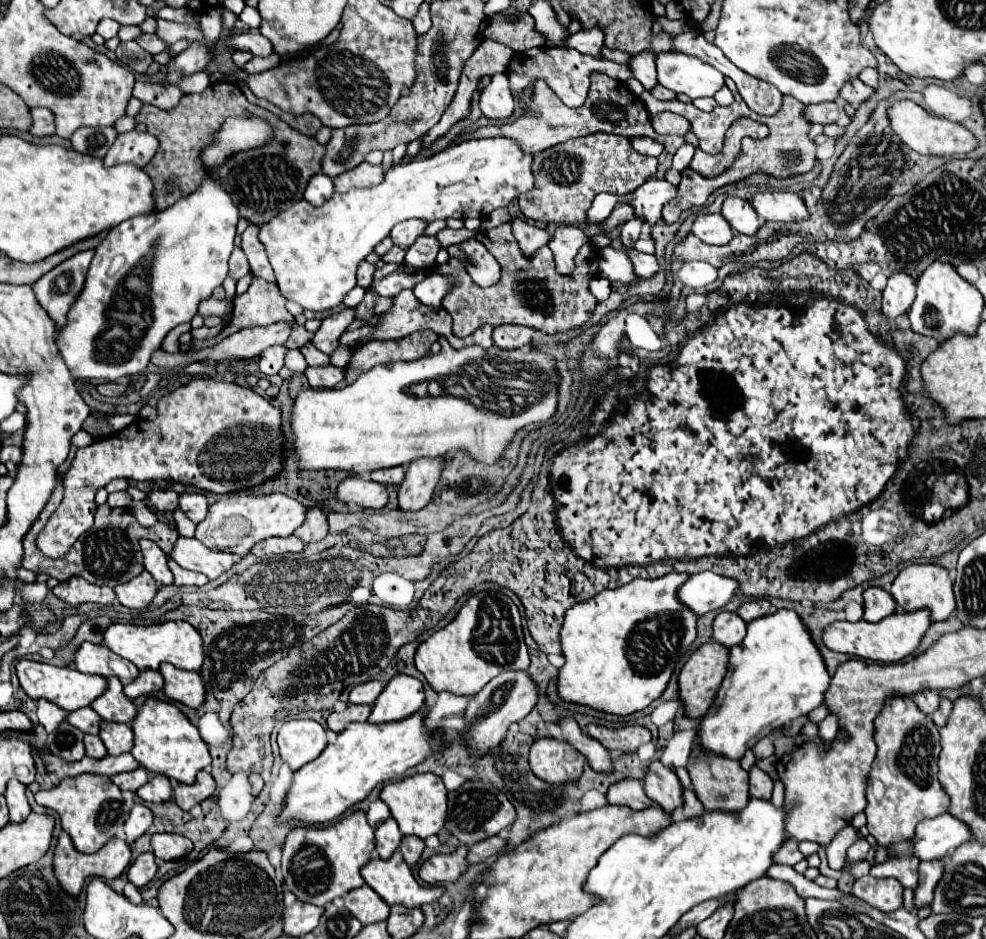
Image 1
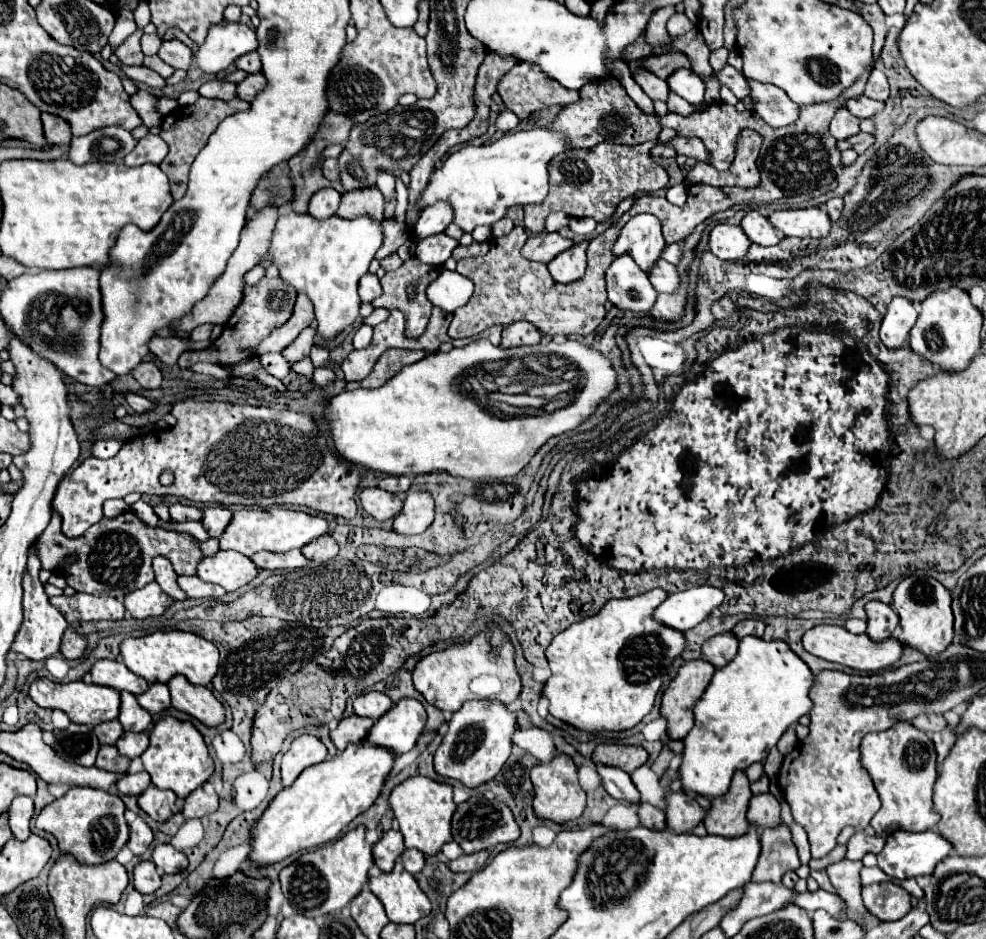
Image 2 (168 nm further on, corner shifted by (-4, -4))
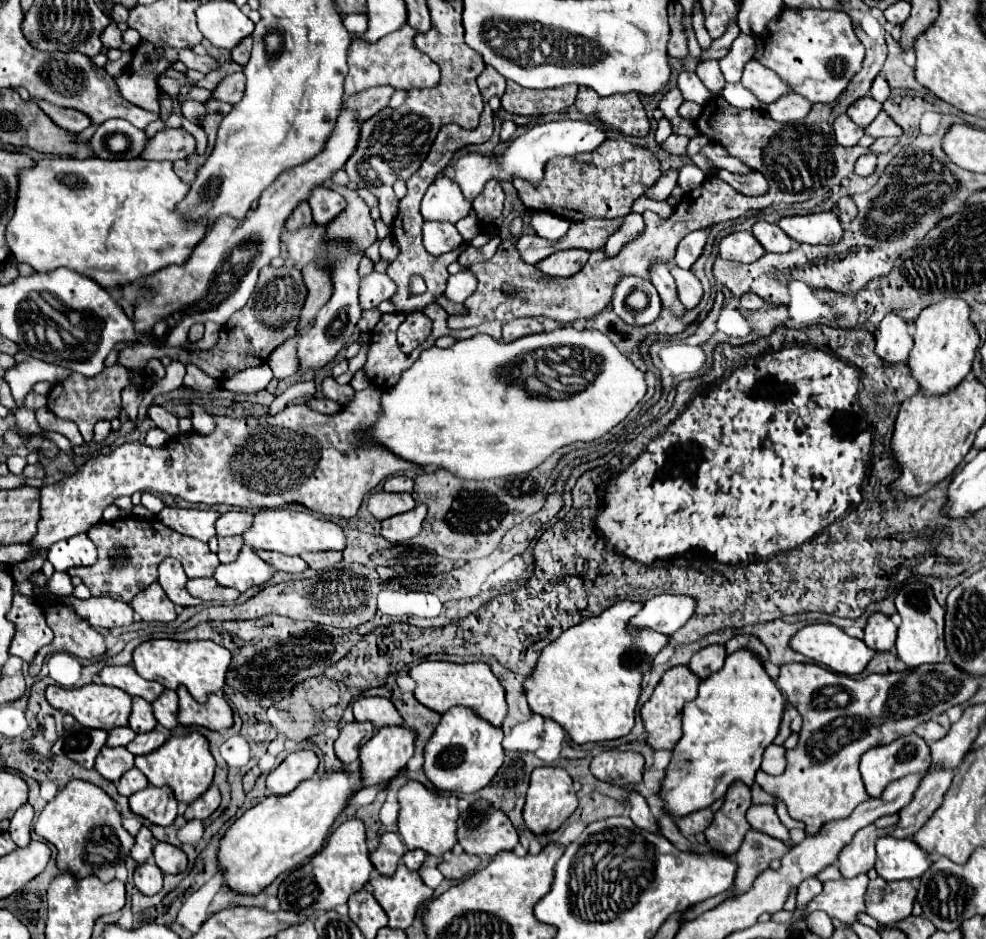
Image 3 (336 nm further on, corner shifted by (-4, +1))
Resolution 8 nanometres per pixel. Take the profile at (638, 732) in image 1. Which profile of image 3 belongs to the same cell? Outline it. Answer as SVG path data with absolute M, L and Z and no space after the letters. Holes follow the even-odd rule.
M602 751L592 759L590 771L602 781L612 781L626 787L642 779L644 757L636 751Z

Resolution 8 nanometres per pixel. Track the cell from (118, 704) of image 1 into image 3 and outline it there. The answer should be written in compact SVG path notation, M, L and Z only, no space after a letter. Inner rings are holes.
M132 697L132 713L128 723L136 733L146 733L156 727L156 719L152 715L152 707L142 697Z

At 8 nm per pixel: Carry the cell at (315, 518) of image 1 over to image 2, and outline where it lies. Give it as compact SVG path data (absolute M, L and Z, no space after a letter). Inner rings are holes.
M324 536L324 538L318 538L310 544L306 544L302 548L302 554L314 562L328 562L338 556L338 544L332 536Z

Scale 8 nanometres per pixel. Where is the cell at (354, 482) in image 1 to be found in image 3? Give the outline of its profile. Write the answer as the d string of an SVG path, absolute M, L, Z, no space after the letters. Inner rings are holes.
M376 491L368 499L368 511L378 519L388 519L392 515L410 511L416 507L416 499L410 493L388 493L388 491Z

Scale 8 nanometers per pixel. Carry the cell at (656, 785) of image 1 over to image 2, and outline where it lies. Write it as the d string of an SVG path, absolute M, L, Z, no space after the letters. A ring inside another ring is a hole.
M686 792L668 794L666 802L668 802L666 822L668 822L668 828L676 834L692 832L692 828L698 826L706 816L706 810L696 802L694 796Z

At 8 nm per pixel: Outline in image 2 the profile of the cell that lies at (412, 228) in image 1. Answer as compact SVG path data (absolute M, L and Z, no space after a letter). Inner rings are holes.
M436 202L428 210L420 212L420 220L412 228L412 238L418 242L430 234L440 234L452 224L452 206L448 202Z

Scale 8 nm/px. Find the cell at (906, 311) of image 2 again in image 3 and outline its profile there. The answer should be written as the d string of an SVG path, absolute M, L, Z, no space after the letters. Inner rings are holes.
M888 313L878 325L874 337L876 337L876 353L888 365L908 361L908 353L912 349L912 335L908 333L908 323L900 315Z

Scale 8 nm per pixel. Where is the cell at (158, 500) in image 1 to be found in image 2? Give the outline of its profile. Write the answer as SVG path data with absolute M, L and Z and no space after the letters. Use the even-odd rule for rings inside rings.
M174 504L170 506L170 518L174 524L178 522L188 522L188 520L194 520L194 522L200 522L202 520L202 510L194 508L194 506L184 506L184 504Z

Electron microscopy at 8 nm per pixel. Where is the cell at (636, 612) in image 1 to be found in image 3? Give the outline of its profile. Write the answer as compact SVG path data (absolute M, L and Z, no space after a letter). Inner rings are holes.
M616 601L612 607L604 609L598 617L588 617L576 627L566 629L558 639L542 649L538 665L532 679L526 681L528 705L534 713L554 719L562 725L574 743L596 743L624 737L632 731L636 721L636 705L642 693L642 677L650 671L654 657L662 647L668 645L668 635L656 633L652 629L630 627L630 619L642 609L638 601Z

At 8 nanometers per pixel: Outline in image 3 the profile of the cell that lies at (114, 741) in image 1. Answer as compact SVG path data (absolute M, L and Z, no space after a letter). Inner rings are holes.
M154 729L154 731L150 731L150 733L138 733L138 735L134 737L134 741L130 741L130 743L126 745L126 749L128 749L130 753L134 753L134 755L146 755L146 753L158 749L164 741L166 741L166 735Z

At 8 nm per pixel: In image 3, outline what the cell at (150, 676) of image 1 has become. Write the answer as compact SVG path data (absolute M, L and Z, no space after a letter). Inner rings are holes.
M164 689L162 695L152 701L152 709L154 709L154 717L160 725L164 725L166 729L176 727L176 723L178 723L178 719L176 719L176 713L178 713L178 695L176 695L176 691Z

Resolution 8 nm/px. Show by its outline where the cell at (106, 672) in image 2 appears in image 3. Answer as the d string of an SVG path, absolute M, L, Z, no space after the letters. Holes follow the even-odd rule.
M120 665L120 667L104 667L100 671L100 681L104 685L110 687L118 687L122 691L126 691L128 695L136 695L142 697L146 701L154 701L164 687L156 681L146 681L144 677L140 677L132 665Z

